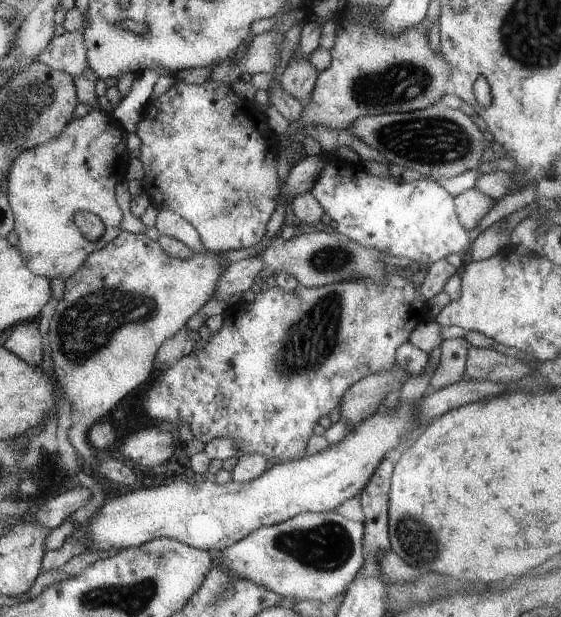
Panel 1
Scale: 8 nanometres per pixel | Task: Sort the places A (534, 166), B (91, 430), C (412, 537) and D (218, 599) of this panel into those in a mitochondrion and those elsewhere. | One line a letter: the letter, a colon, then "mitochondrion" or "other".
A: other
B: other
C: mitochondrion
D: mitochondrion

